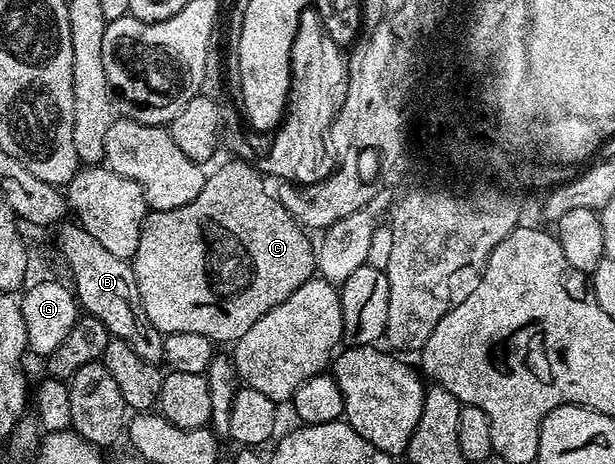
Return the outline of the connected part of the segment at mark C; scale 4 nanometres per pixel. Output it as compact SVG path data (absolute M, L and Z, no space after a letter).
M232 160L229 164L222 165L213 176L211 173L205 179L202 190L198 190L198 198L194 198L194 202L186 202L186 206L178 206L174 210L149 211L142 226L142 238L138 238L138 250L130 261L134 270L134 278L138 282L138 294L142 298L142 310L146 310L146 318L150 318L150 322L161 334L169 332L206 334L206 338L210 338L214 342L221 342L220 340L234 342L238 338L242 338L242 334L246 334L246 330L250 330L250 326L254 326L254 322L258 322L258 318L262 318L262 314L266 314L270 310L274 310L274 306L286 302L286 298L290 298L290 294L294 294L294 290L298 290L298 286L313 279L316 272L316 249L314 240L307 235L311 236L289 214L286 206L282 206L282 202L276 199L270 188L268 192L263 178L250 165L243 164L240 160Z

